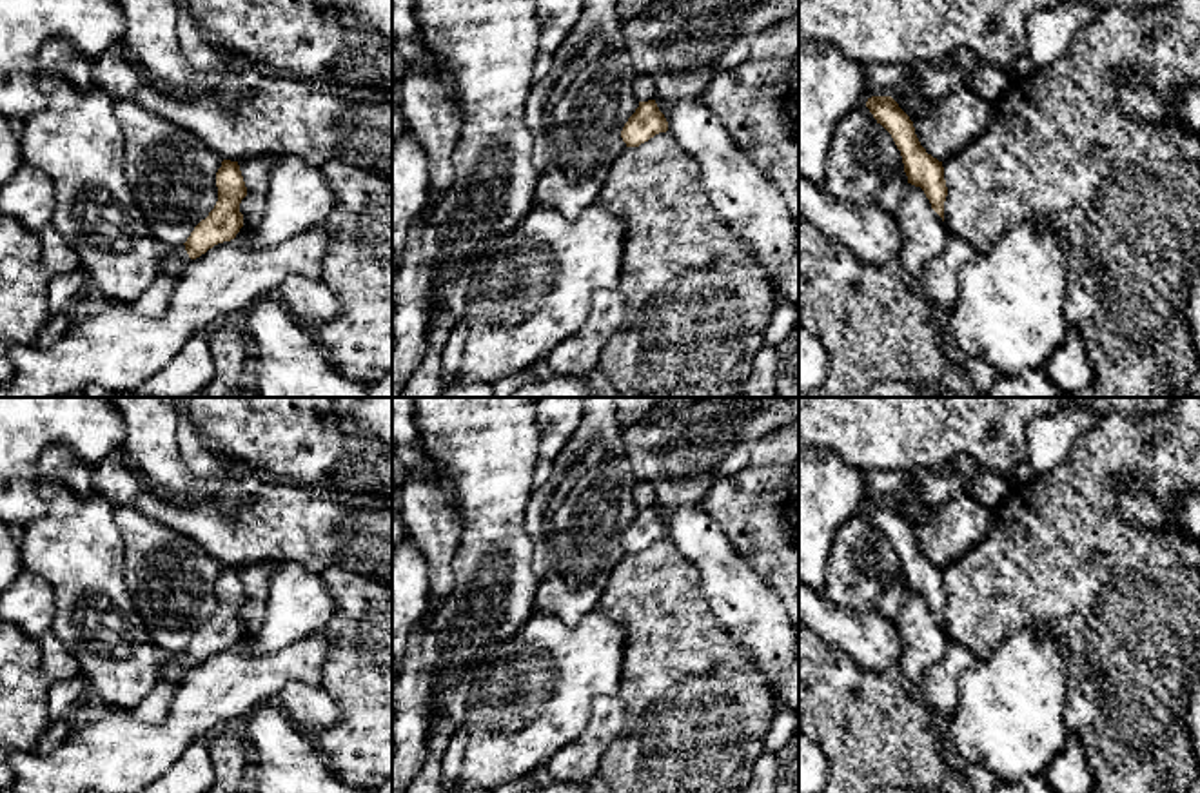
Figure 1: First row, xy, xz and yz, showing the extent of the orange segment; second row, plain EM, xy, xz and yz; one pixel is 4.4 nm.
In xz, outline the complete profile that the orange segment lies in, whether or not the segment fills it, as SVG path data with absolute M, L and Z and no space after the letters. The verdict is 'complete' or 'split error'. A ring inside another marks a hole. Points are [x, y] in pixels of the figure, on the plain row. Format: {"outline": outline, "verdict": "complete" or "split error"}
{"outline": "M655 506L639 508L635 519L628 524L621 537L626 553L639 553L659 539L668 537L668 528L659 517Z", "verdict": "complete"}

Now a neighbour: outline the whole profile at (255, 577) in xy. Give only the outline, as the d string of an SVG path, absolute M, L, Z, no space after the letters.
M270 561L238 568L247 593L247 602L240 610L240 619L243 621L243 633L260 630L265 615L269 583L276 568L278 563Z

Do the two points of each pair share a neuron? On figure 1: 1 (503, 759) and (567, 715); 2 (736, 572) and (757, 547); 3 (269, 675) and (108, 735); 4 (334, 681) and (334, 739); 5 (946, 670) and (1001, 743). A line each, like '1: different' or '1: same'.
1: same
2: different
3: same
4: same
5: different

